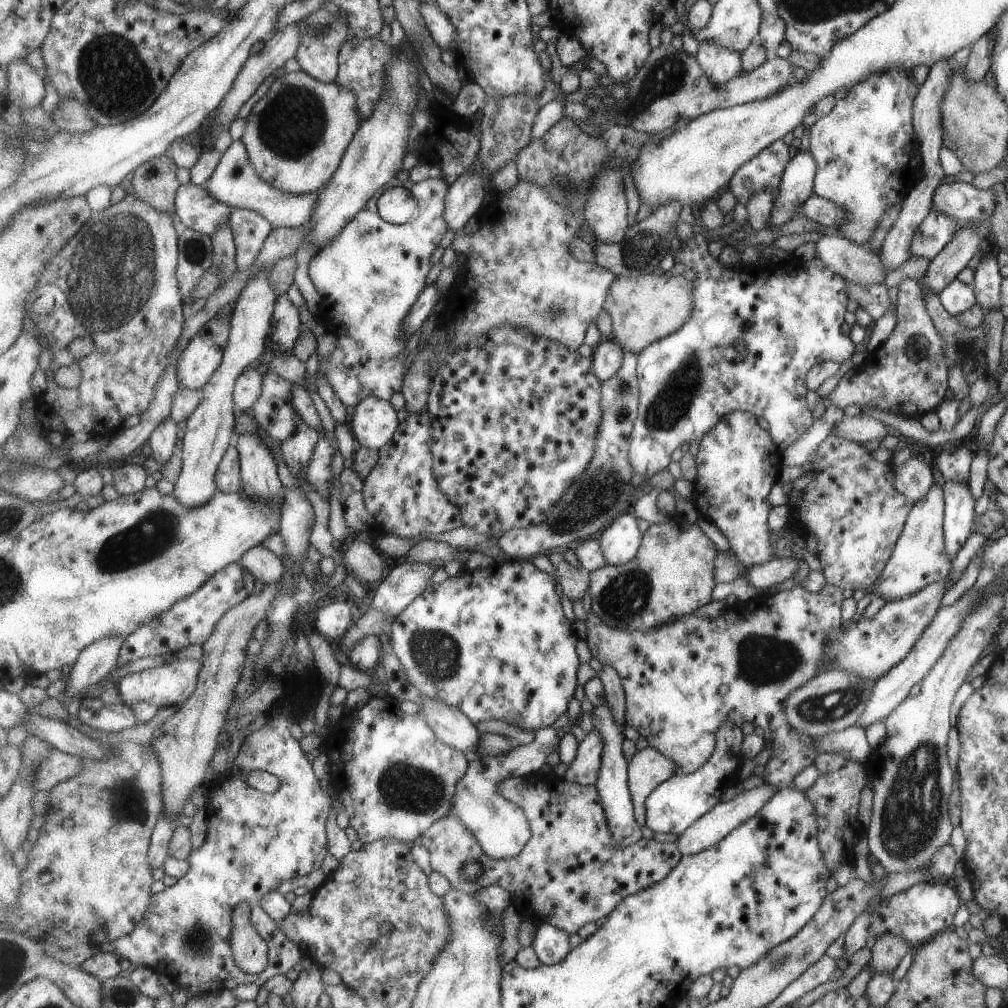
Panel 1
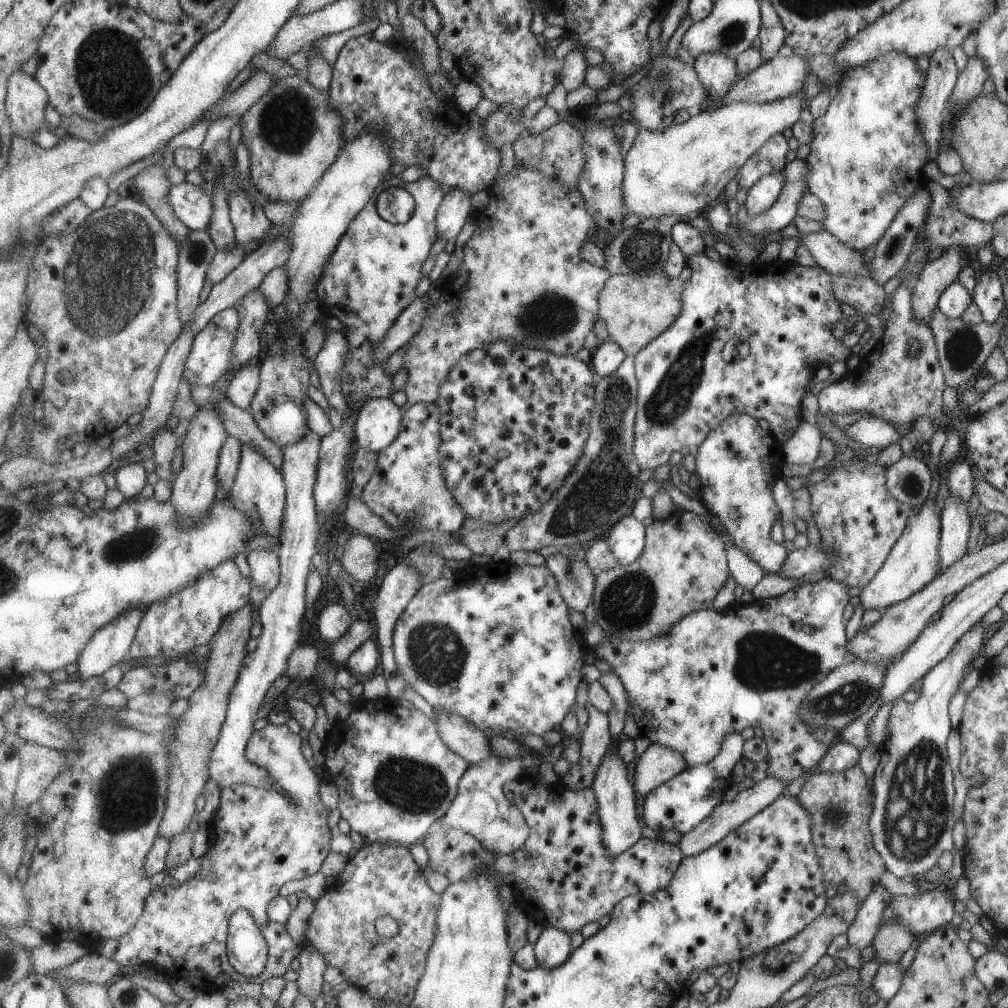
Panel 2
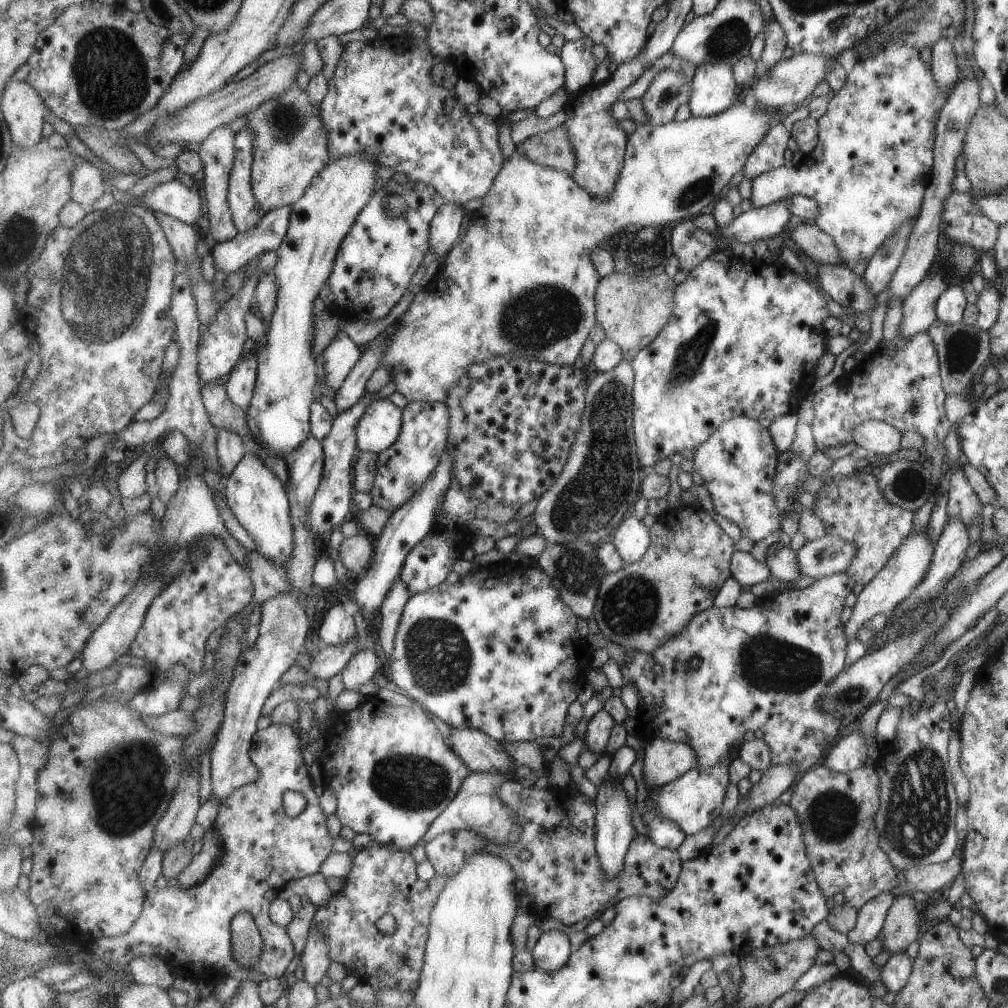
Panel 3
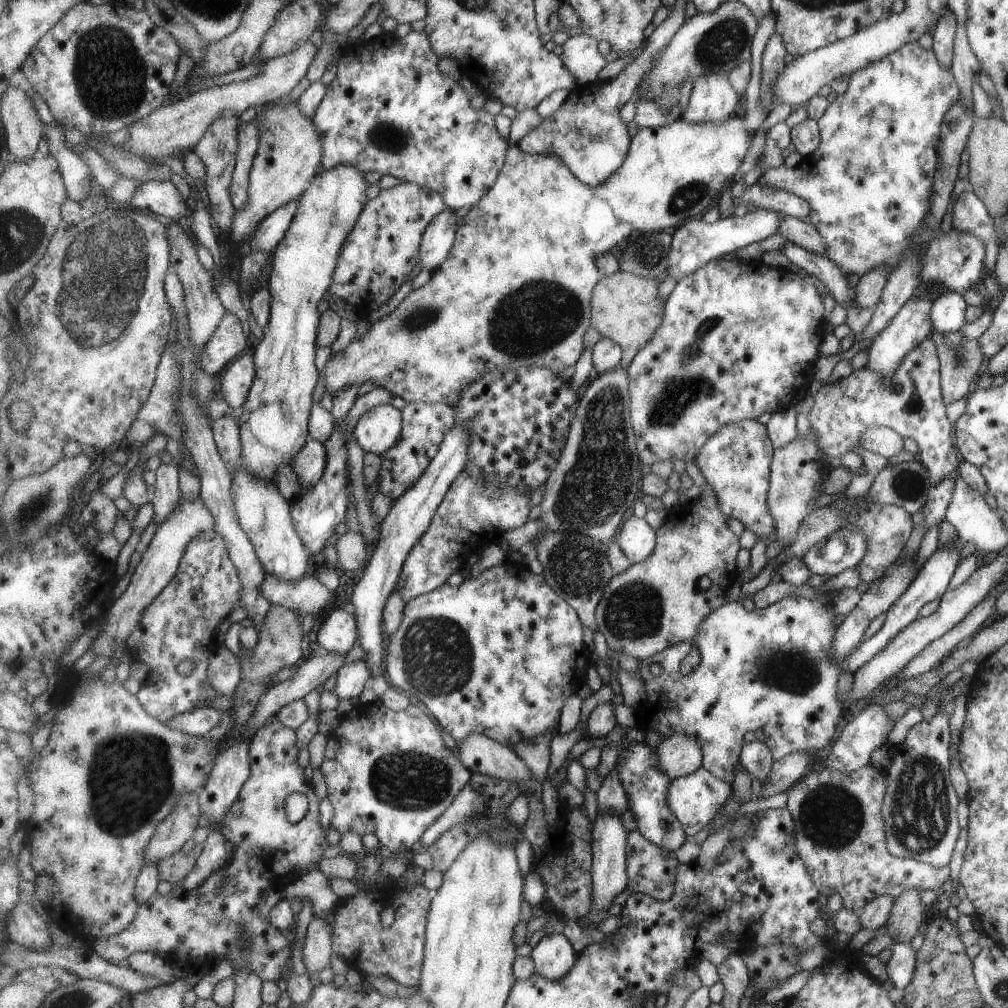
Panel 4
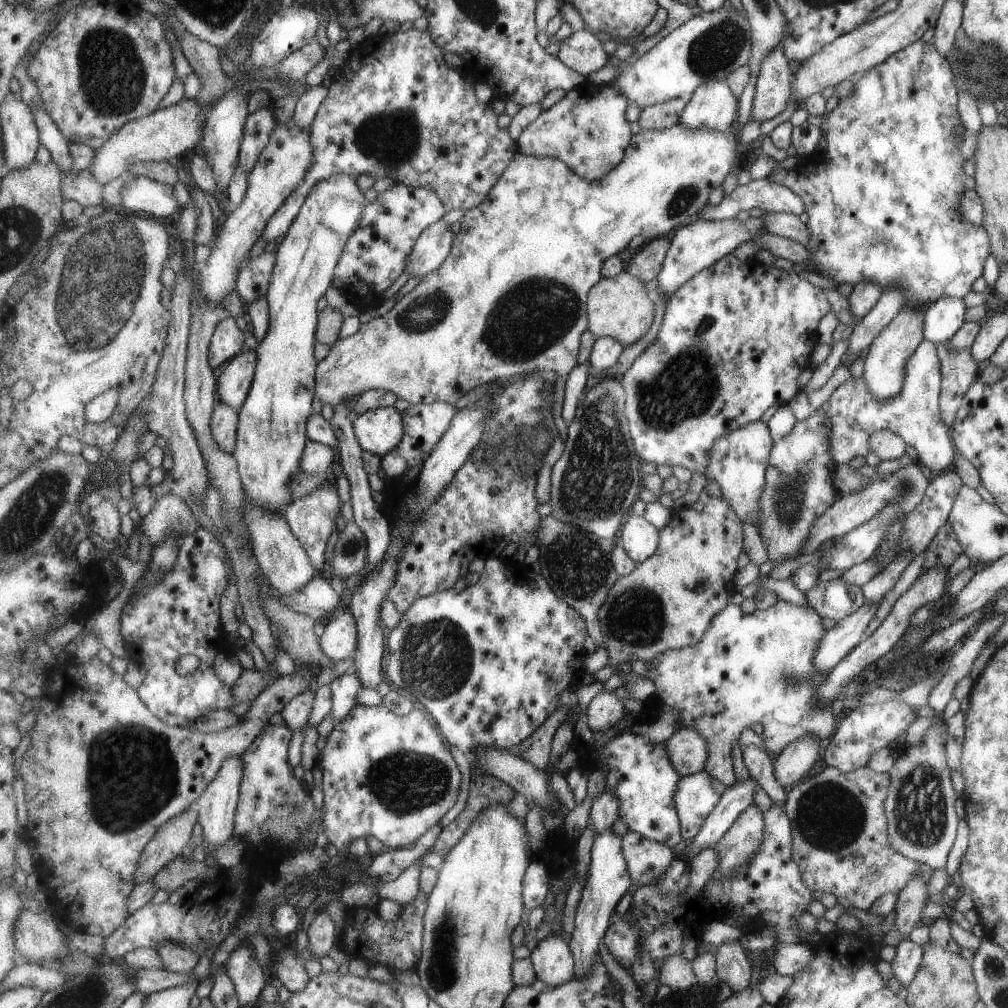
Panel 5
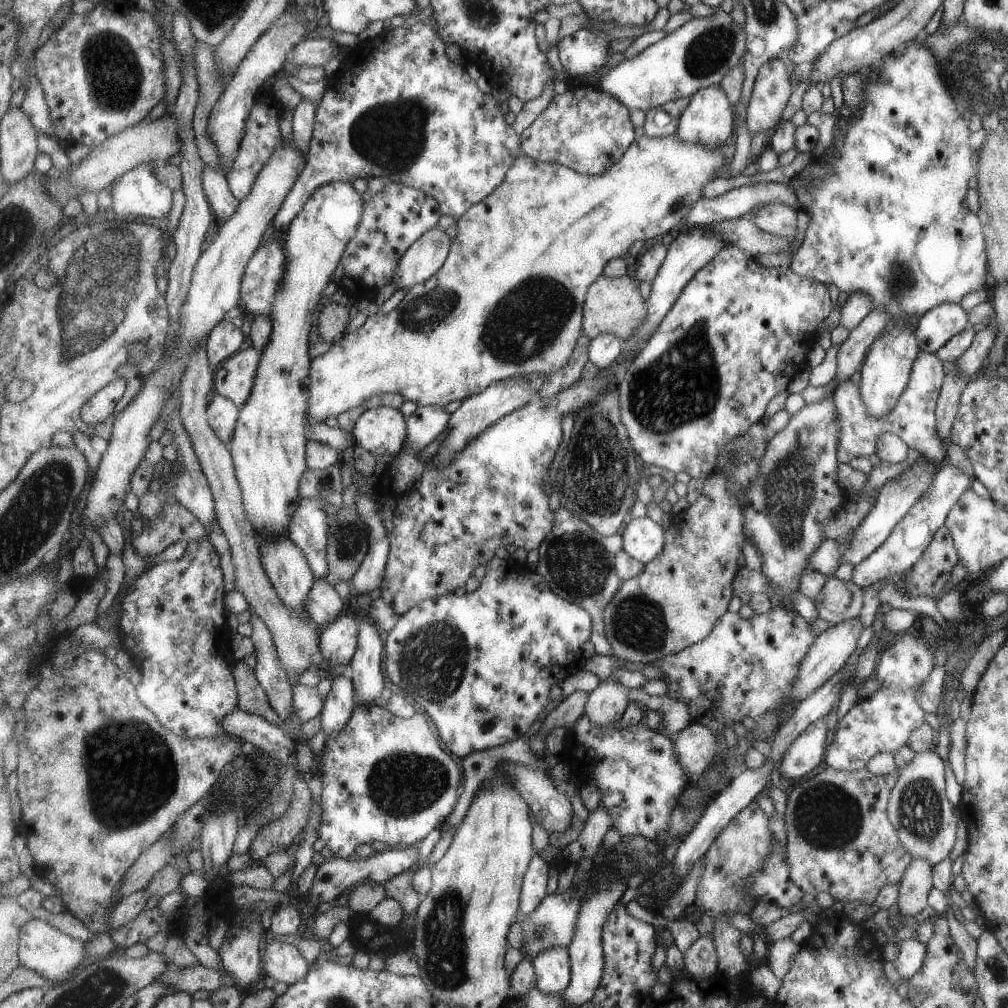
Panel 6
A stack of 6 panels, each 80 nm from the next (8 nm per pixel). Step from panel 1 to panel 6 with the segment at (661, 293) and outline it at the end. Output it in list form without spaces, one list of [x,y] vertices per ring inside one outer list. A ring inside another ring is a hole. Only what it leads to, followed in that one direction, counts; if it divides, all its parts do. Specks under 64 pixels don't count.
[[[603,275],[590,287],[583,314],[583,334],[589,339],[599,337],[599,334],[617,334],[623,341],[629,340],[635,330],[639,330],[647,318],[647,302],[641,296],[640,282],[634,276],[610,278]]]

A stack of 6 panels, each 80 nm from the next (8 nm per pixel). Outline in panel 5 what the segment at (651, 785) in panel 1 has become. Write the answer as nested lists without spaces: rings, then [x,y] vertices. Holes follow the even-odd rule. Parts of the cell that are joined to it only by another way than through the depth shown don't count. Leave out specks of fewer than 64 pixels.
[[[681,726],[666,744],[671,762],[682,778],[706,770],[709,744],[695,728]]]

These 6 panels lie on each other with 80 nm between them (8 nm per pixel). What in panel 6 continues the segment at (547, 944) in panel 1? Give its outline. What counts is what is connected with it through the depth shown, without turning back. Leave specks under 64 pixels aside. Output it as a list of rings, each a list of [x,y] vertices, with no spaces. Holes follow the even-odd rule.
[[[551,948],[535,958],[537,985],[545,994],[562,994],[572,982],[572,964],[568,948]]]

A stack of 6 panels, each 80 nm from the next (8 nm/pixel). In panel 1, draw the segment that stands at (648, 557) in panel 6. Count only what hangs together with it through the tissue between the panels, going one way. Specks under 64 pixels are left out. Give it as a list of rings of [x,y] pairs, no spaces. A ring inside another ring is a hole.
[[[631,512],[620,516],[607,527],[599,540],[609,565],[624,565],[639,552],[644,534],[639,530],[639,520]]]

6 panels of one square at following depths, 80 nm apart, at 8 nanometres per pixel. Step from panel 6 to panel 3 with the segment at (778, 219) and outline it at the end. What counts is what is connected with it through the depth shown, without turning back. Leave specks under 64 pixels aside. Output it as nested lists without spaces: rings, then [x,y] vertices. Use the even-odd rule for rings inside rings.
[[[797,225],[790,238],[794,246],[813,261],[822,265],[841,264],[833,239],[814,225]]]

